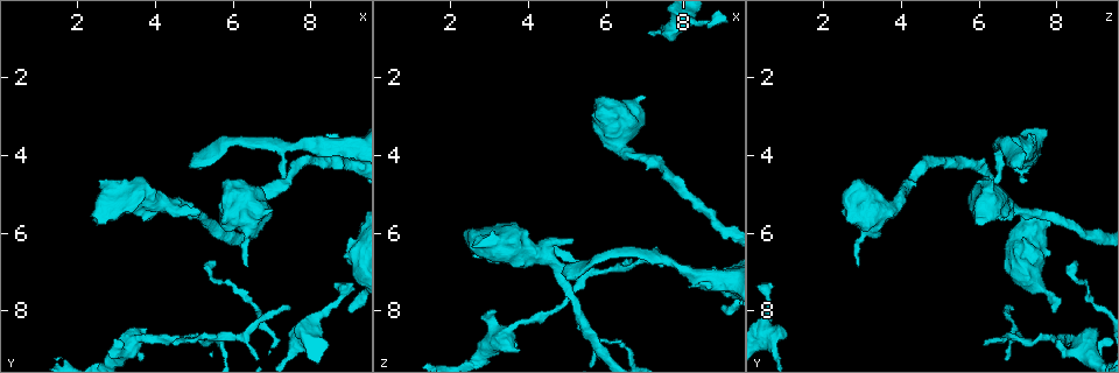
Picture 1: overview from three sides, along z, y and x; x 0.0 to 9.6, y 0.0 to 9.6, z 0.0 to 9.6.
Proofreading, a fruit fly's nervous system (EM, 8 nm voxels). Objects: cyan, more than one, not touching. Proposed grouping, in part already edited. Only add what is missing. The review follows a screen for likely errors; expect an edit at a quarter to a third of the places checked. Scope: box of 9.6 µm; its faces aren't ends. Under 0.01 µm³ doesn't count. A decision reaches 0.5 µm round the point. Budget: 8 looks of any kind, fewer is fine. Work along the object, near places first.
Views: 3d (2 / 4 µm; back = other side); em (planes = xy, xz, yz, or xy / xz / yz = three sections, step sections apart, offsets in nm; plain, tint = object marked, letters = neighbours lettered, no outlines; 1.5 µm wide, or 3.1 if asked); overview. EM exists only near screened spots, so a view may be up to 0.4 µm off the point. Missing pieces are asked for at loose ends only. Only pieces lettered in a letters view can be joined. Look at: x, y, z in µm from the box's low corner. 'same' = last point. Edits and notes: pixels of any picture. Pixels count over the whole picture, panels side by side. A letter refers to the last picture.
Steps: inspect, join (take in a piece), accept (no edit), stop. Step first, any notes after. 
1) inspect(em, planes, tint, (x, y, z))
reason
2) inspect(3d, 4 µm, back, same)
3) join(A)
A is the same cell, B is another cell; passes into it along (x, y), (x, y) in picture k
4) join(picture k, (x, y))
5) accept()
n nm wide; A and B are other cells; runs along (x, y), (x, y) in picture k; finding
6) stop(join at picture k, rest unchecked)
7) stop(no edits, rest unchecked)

inspect(em, planes, letters, (6.30, 6.85, 2.85))
thin end

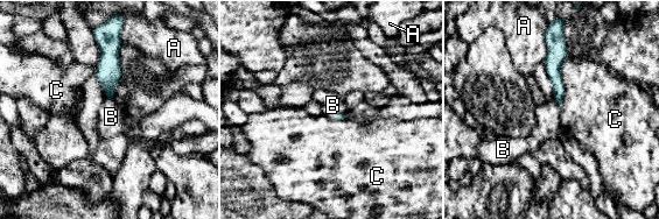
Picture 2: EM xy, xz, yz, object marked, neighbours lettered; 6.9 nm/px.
join(B)
B is the same cell, A and C are other cells; passes into it along (109, 72), (110, 99), (111, 117) in picture 2; it goes on there

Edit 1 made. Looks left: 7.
inspect(3d, 4 µm, back, (2.50, 5.80, 5.90))
stops while still wide

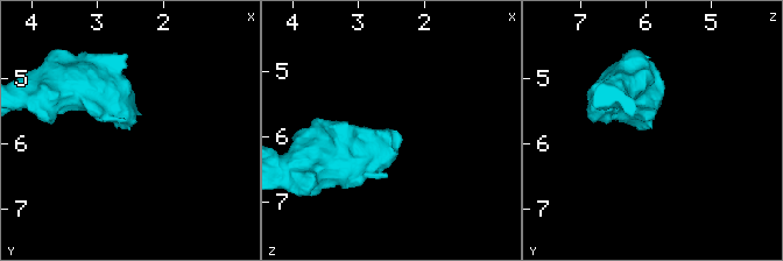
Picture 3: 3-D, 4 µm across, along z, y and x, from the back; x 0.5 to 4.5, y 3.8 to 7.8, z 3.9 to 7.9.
inspect(em, planes, letters, (2.50, 5.75, 5.95))

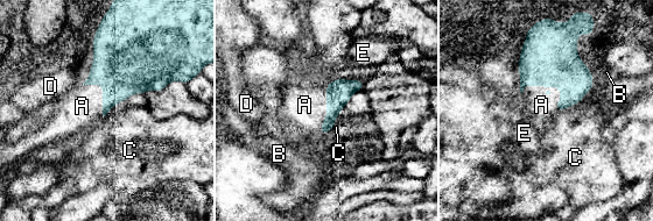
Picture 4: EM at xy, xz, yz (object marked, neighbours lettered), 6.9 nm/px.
join(A)
A touches over 300 nm; A is the same cell, B, C, D and E are other cells; passes into it along (548, 57), (549, 85), (541, 105) in picture 4; the cell continues

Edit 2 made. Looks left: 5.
inspect(overview)
redraw

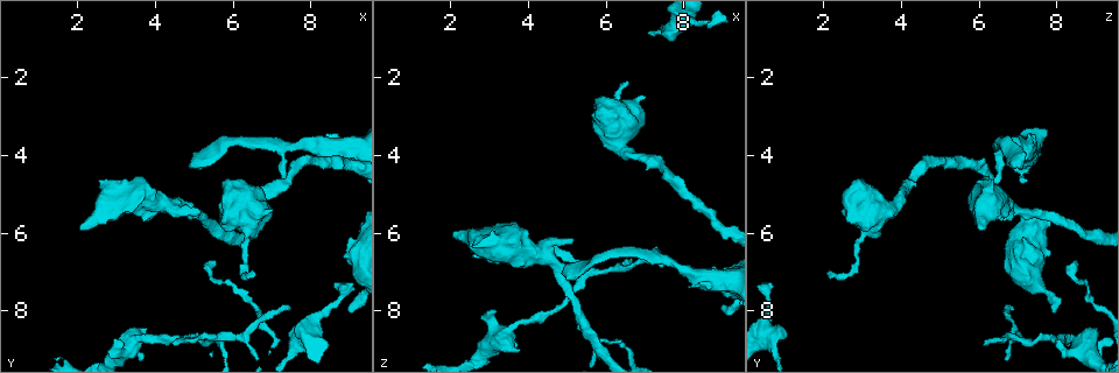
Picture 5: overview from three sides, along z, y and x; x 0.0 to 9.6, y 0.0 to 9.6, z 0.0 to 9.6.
inspect(3d, 2 µm, back, (3.75, 8.40, 9.10))
branch stops here

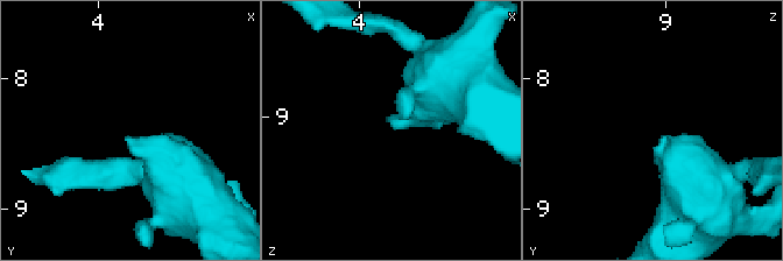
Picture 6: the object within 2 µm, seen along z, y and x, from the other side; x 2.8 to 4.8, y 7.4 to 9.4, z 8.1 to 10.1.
inspect(em, planes, tint, (3.76, 8.48, 9.04))

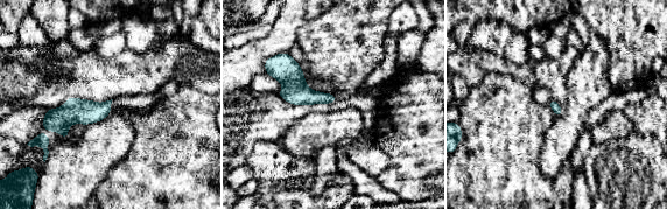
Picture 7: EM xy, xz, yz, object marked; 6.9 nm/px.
inspect(em, planes, letters, same)

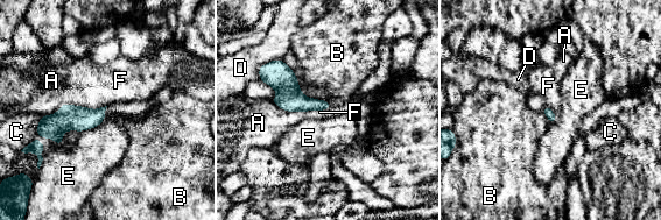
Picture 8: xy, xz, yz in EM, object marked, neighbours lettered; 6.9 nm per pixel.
accept()
A, B, C, D, E and F are other cells; runs along (102, 111), (39, 132) in picture 8; none of them fits

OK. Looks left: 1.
stop(join at picture 2, join at picture 4, rest unchecked)

